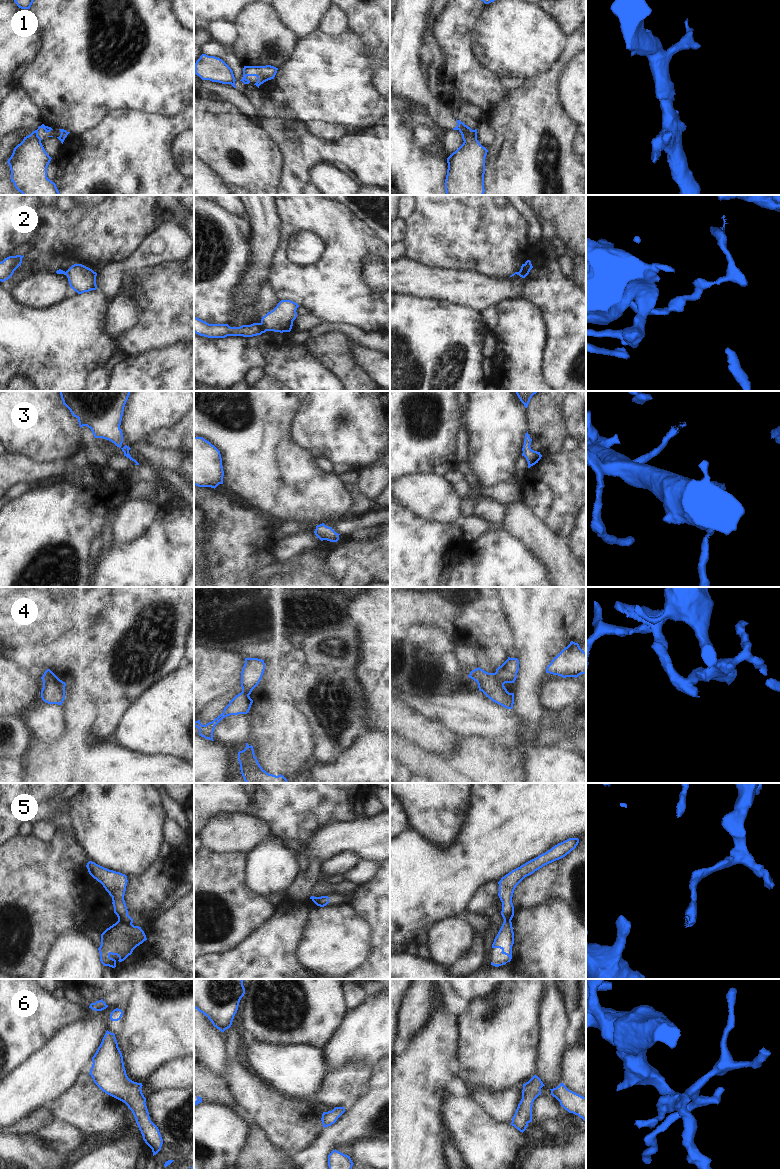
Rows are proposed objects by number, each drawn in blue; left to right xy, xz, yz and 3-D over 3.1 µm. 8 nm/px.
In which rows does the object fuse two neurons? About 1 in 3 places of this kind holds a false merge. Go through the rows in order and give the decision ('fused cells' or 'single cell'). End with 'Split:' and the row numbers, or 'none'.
1: fused cells
2: fused cells
3: single cell
4: fused cells
5: fused cells
6: single cell
Split: 1, 2, 4, 5

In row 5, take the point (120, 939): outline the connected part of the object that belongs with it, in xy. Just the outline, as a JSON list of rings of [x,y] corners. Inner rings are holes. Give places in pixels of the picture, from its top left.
[[[118,920],[101,934],[101,945],[98,948],[100,961],[104,966],[115,968],[116,960],[110,957],[111,954],[117,955],[118,961],[122,962],[146,940],[141,927]]]

